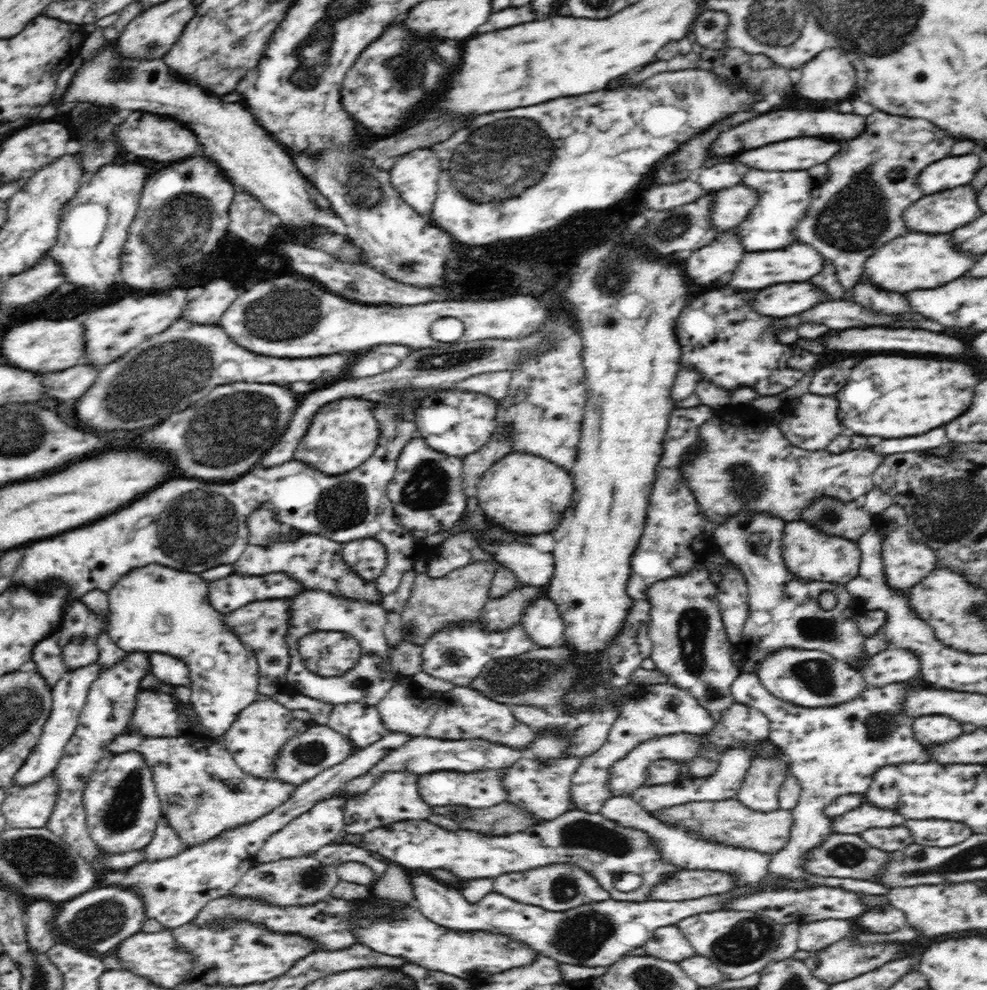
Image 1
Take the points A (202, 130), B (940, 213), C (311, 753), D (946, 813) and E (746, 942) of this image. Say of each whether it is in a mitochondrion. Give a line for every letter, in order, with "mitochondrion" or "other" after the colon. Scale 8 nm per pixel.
A: other
B: other
C: mitochondrion
D: other
E: mitochondrion

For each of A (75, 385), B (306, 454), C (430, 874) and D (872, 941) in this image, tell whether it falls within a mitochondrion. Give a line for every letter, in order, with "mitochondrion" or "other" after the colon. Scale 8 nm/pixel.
A: other
B: other
C: other
D: other

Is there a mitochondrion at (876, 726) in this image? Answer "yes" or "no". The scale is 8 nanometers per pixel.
yes

